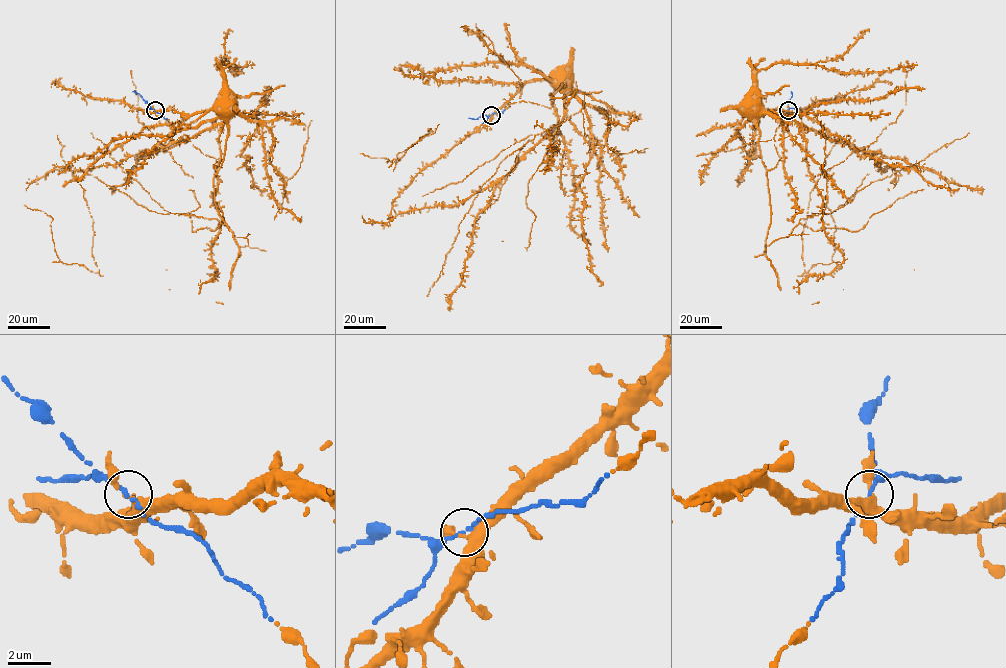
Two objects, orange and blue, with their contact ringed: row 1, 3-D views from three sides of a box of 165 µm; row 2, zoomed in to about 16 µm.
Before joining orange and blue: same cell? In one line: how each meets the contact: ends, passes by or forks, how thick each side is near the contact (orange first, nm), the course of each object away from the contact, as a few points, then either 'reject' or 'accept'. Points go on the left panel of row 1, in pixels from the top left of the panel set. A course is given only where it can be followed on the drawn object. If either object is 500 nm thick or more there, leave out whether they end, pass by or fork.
orange passes by | blue passes by | 280/170 nm | orange via (154, 110), (173, 109), (190, 115), (207, 111), (218, 99), (227, 95) | blue via (154, 110), (132, 91) | accept

